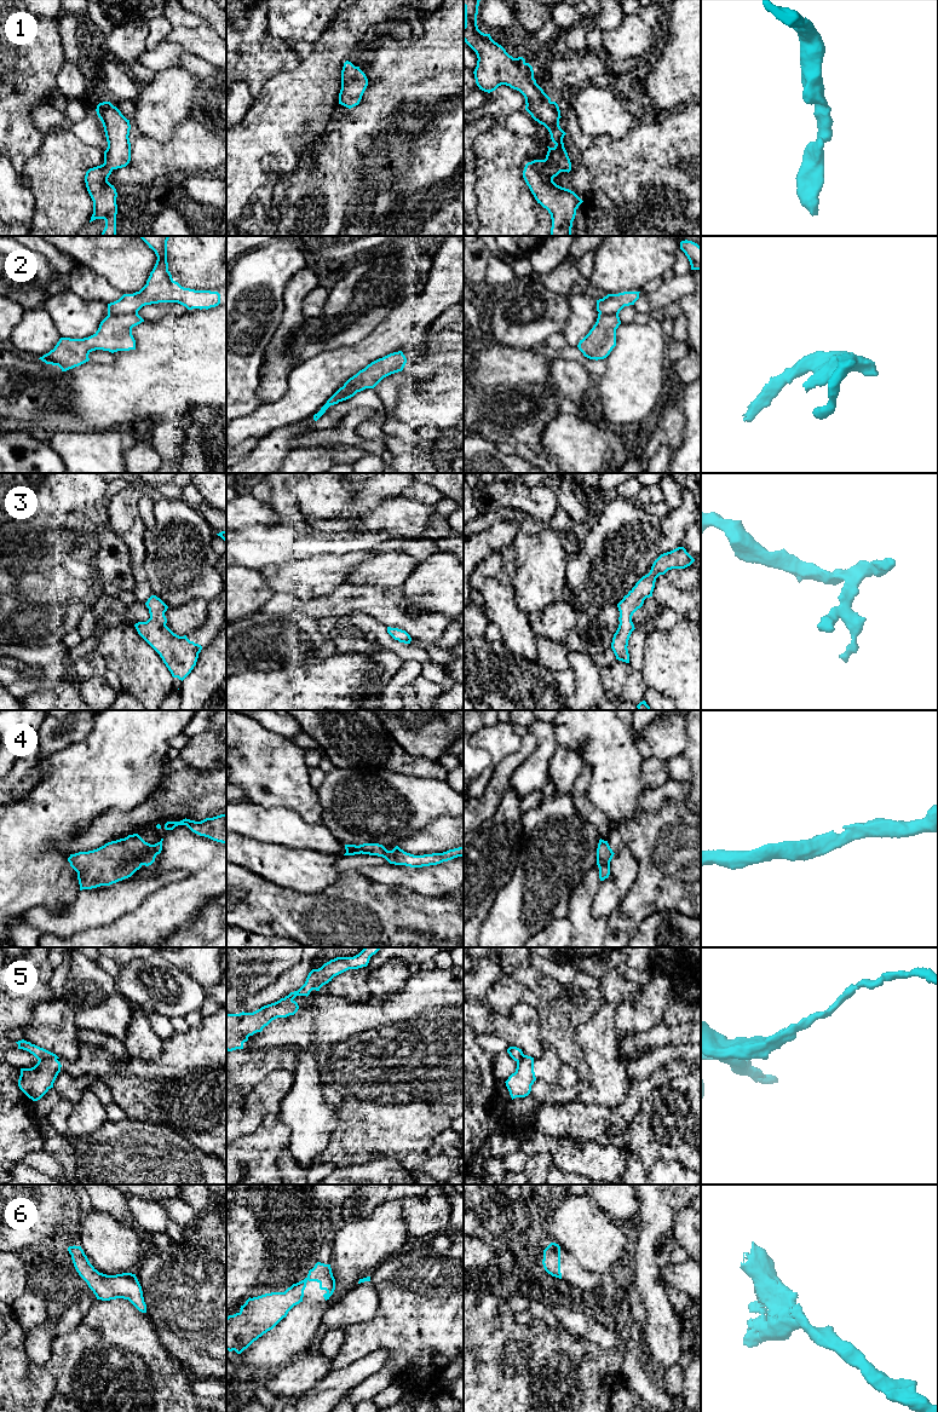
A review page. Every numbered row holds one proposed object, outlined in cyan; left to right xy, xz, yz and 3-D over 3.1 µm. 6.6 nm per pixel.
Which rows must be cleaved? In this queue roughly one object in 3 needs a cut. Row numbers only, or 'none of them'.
2, 5

